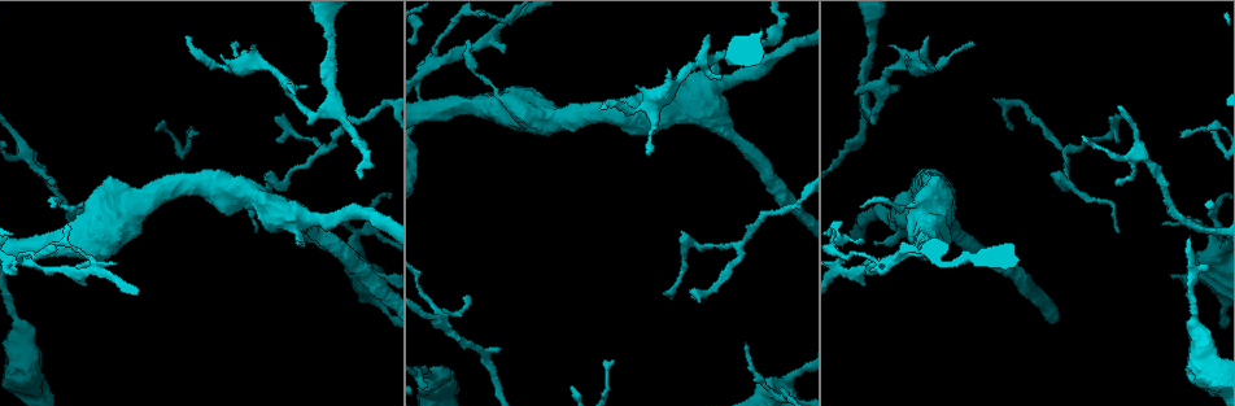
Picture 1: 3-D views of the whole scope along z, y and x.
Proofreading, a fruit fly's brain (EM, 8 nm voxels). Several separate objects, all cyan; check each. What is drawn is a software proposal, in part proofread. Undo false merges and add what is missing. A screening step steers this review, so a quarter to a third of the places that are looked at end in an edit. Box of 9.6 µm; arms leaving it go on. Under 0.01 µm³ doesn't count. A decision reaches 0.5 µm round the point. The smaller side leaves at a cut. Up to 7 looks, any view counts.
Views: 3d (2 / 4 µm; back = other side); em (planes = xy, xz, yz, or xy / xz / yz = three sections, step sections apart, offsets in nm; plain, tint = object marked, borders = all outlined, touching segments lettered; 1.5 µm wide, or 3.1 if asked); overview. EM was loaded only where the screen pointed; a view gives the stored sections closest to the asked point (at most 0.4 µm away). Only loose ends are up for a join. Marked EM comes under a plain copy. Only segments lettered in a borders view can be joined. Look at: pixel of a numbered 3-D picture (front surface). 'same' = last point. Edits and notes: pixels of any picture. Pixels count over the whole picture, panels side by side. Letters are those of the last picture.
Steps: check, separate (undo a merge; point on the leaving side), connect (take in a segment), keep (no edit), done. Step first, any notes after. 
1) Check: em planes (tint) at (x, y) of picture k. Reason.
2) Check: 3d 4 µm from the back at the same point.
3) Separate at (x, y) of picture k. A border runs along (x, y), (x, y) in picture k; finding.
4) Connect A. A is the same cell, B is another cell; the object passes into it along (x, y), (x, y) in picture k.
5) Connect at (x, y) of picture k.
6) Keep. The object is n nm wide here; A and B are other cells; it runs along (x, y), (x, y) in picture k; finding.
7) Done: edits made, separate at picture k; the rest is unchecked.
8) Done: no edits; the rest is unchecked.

Check: 3d 4 µm at (602, 109) of picture 1. Tapers out.

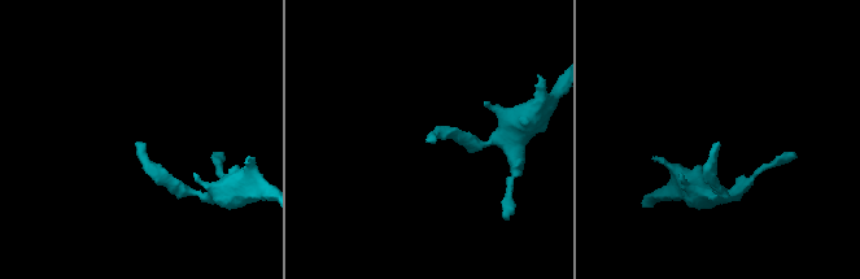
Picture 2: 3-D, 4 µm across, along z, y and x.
Check: em xy step 8 (tint) at (137, 141) of picture 2. Need the tissue.

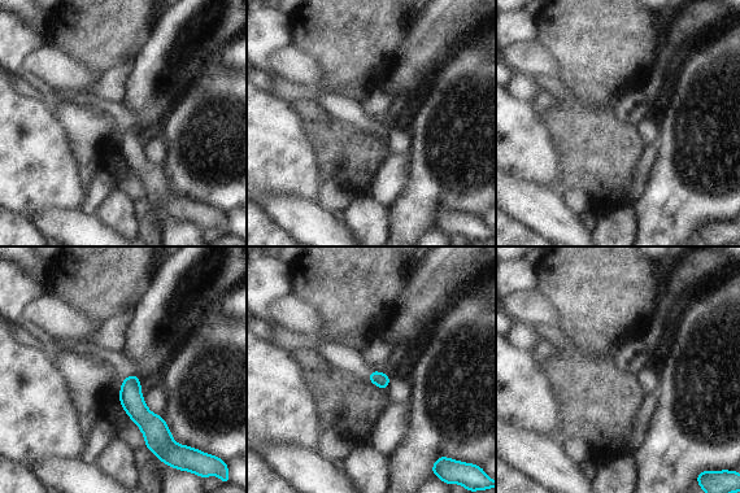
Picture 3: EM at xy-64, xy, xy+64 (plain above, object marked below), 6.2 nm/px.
Check: em planes (borders) at the same point.

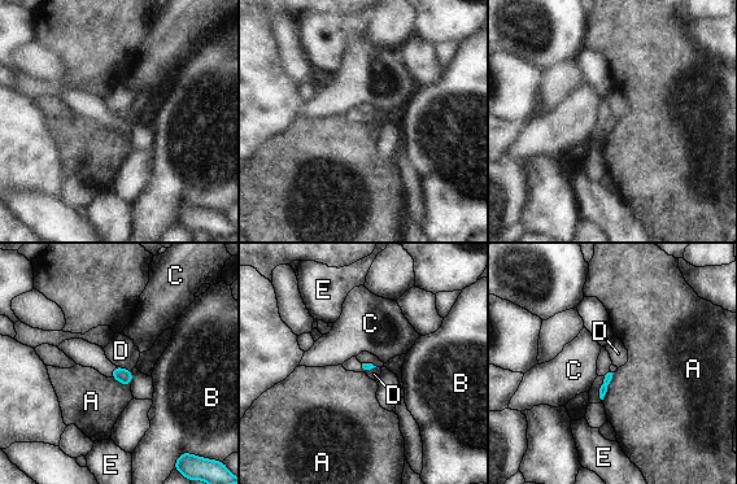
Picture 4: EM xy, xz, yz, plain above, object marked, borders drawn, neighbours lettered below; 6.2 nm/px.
Keep. A, B, C, D and E are other cells; a border runs along (117, 366), (131, 370) in picture 4; none of them fits.

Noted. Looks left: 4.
Check: em planes (borders) at (855, 92) of picture 1.

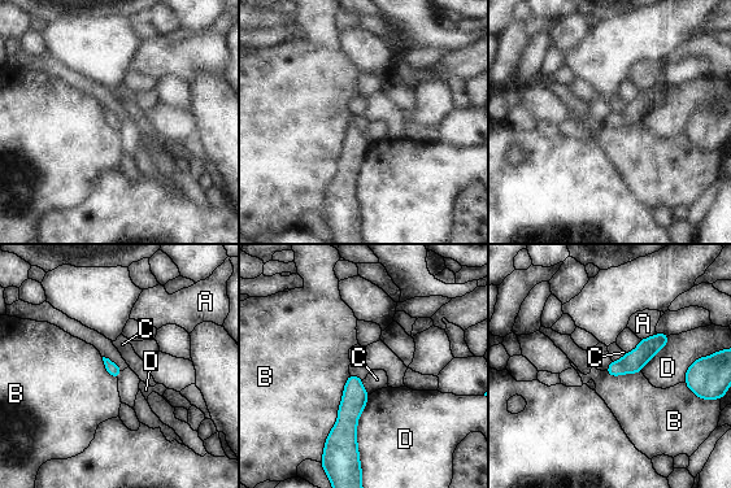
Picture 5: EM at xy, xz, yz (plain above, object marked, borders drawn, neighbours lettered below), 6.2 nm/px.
Keep. The longest contact is with B, 500 nm; A, B, C and D are other cells; a border runs along (349, 374), (338, 421), (323, 448) in picture 5; none of them fits.

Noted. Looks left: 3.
Check: 3d 2 µm at (1164, 224) of picture 1. Branch stops here.

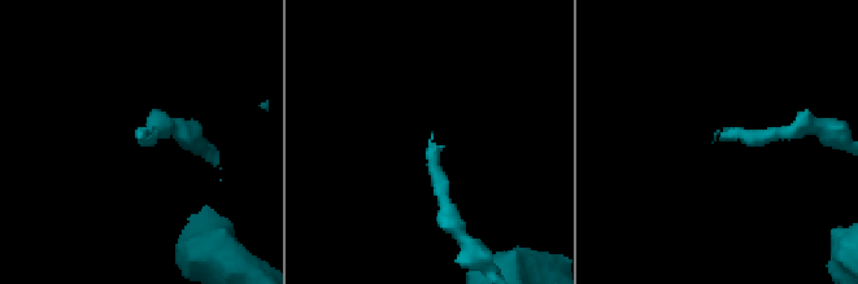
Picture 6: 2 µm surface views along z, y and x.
Check: em planes (borders) at (139, 141) of picture 6. Now the EM.

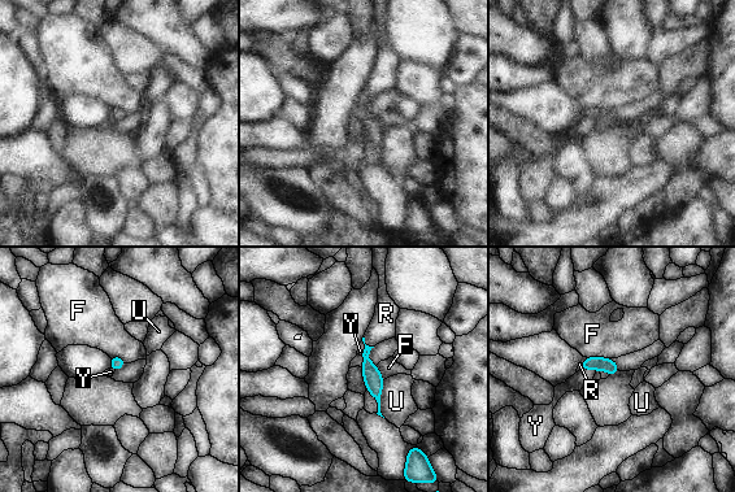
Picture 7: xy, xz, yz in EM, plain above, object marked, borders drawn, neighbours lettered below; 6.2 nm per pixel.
Connect R. The object is 80 nm wide here; R is the same cell, F, U and Y are other cells; the object passes into it along (373, 379), (365, 344), (382, 327) in picture 7; the neuron continues.

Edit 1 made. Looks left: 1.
Done: edits made, connect at picture 7; the rest is unchecked.

